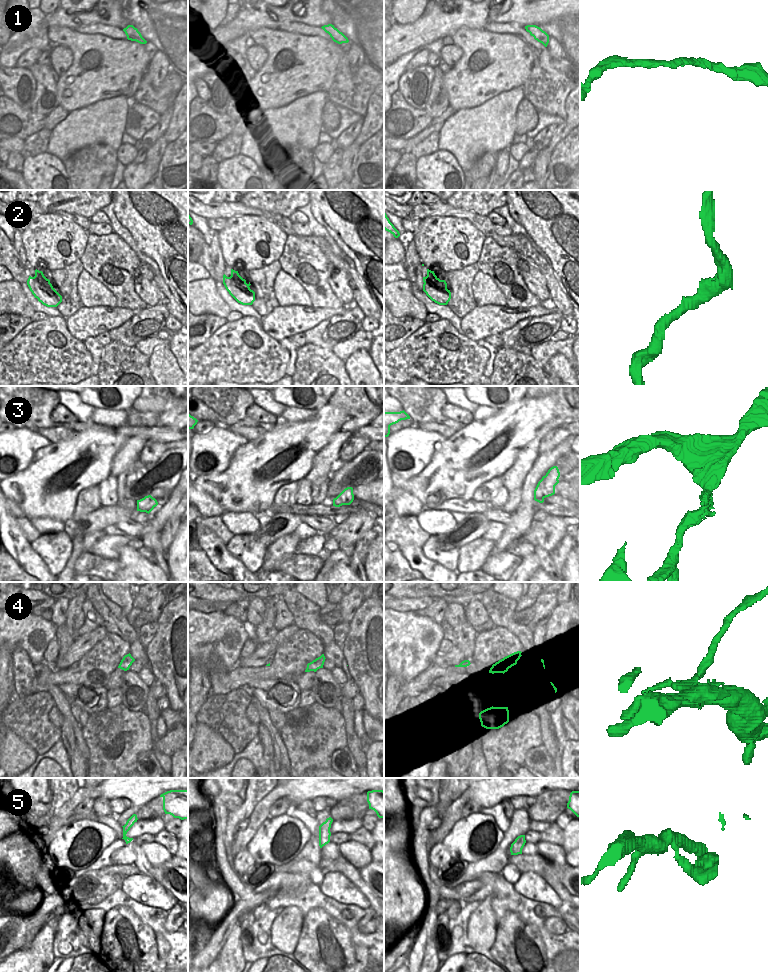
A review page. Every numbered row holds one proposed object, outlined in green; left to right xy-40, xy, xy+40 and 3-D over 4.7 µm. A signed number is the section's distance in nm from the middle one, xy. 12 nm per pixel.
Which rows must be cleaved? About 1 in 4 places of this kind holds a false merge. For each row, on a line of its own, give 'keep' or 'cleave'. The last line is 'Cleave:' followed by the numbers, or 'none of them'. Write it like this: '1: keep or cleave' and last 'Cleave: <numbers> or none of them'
1: keep
2: keep
3: cleave
4: keep
5: keep
Cleave: 3

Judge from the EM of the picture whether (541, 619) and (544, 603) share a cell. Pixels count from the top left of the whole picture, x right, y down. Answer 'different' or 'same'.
same

